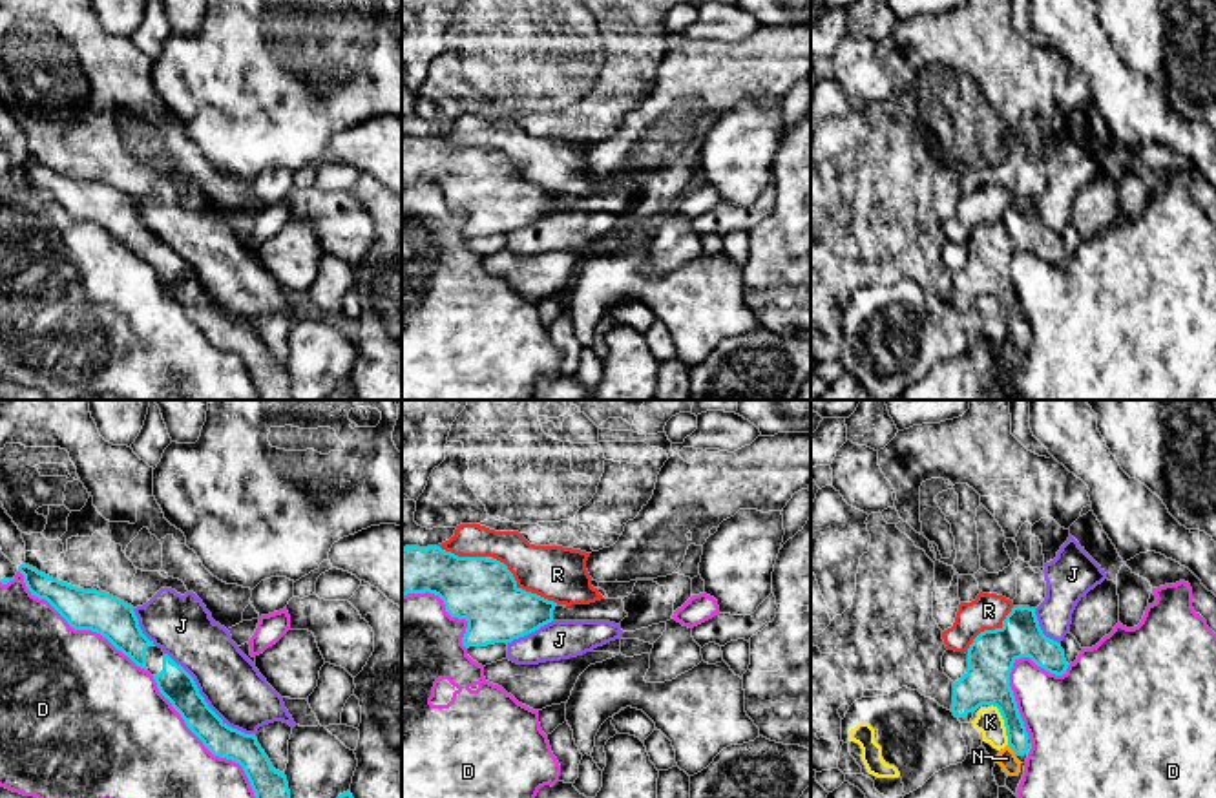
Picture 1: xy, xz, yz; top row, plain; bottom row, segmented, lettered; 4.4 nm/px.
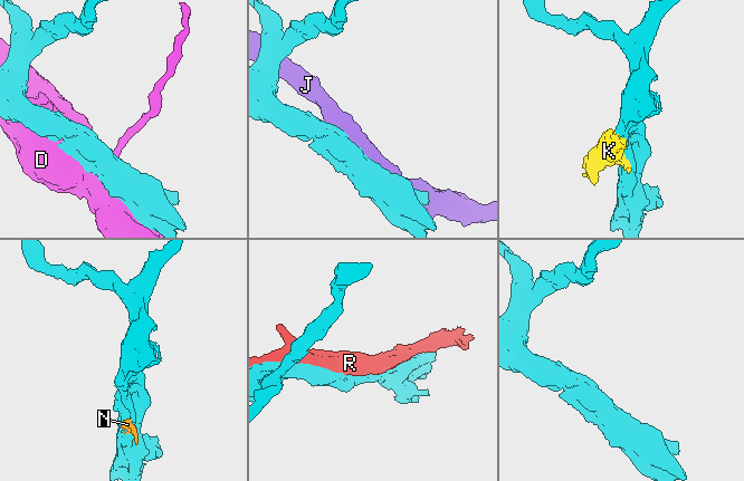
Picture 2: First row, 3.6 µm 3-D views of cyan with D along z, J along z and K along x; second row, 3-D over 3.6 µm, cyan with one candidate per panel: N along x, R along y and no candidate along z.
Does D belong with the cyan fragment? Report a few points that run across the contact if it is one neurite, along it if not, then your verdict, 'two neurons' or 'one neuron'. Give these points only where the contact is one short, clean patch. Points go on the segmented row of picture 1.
two neurons

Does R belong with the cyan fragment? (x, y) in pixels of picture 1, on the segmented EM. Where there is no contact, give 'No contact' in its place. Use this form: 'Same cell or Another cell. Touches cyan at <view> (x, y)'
Another cell. Touches cyan at xz (521, 588)

